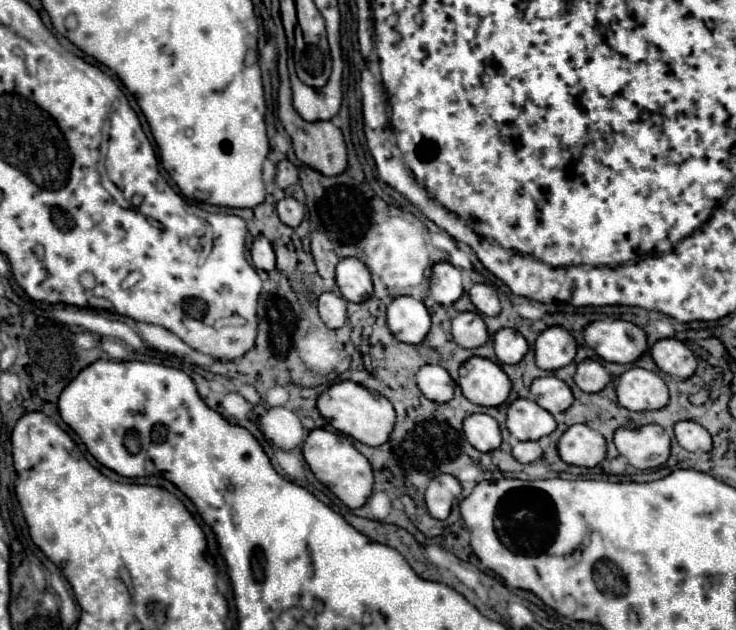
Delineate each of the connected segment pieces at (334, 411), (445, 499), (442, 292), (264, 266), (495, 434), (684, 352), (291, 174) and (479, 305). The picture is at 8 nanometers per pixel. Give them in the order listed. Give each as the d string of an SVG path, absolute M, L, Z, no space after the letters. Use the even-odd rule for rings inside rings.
M354 381L334 383L328 391L324 391L318 397L318 411L334 429L354 437L356 441L372 445L372 447L384 445L396 423L396 411L392 407L392 403L384 395L370 391Z
M438 475L426 489L426 505L432 517L446 519L452 511L454 499L462 493L462 485L452 475Z
M436 263L432 267L430 297L440 305L452 305L464 293L462 271L450 263Z
M258 235L254 239L254 245L252 245L250 253L252 253L252 263L254 263L256 269L272 271L276 267L276 257L274 257L272 243L264 235Z
M484 413L470 415L468 419L464 419L464 433L468 443L482 453L494 451L502 443L502 435L500 435L496 419Z
M678 339L658 341L652 347L652 357L664 373L676 375L680 379L688 379L696 371L696 365L698 365L694 353Z
M288 159L280 161L278 163L278 173L276 173L276 185L280 189L288 189L296 183L298 183L298 169Z
M474 285L468 291L468 295L480 313L484 313L484 315L498 315L500 313L498 293L490 285Z

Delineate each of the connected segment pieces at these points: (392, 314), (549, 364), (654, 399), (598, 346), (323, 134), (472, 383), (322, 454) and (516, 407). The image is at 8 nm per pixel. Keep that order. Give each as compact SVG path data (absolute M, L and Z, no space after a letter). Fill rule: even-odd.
M396 297L388 305L388 329L402 343L422 343L422 339L430 331L430 325L432 321L428 309L414 297Z
M548 327L534 345L536 365L544 371L566 367L576 357L576 339L564 327Z
M634 367L616 383L618 403L630 411L656 411L668 405L668 385L654 371Z
M594 321L584 329L584 341L612 363L634 363L648 349L646 333L628 321Z
M282 123L292 137L296 157L322 175L340 175L348 167L342 131L332 123Z
M470 357L462 365L458 383L468 401L484 407L502 405L512 389L512 383L502 367L484 357Z
M314 429L310 431L308 439L304 441L304 459L308 463L308 467L312 469L312 473L330 487L330 491L350 509L362 507L366 503L366 499L372 493L372 485L374 485L374 473L372 467L368 463L368 459L342 435L336 435L332 431L326 429Z
M516 399L506 415L508 431L520 441L538 441L556 429L556 419L530 399Z

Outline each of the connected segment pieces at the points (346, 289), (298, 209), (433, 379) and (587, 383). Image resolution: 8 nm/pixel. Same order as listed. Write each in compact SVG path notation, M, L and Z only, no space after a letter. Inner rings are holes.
M354 257L342 259L338 263L336 283L338 283L344 299L352 301L352 303L366 301L374 291L368 267L360 259L354 259Z
M288 195L278 203L278 215L280 221L286 223L288 227L298 227L304 219L304 205Z
M424 365L416 373L416 381L420 391L436 403L448 403L454 397L456 383L452 381L450 373L442 365Z
M584 359L578 365L574 381L576 381L576 385L582 391L586 391L586 393L598 393L598 391L602 391L610 383L610 375L608 375L608 371L604 369L604 365L600 361Z

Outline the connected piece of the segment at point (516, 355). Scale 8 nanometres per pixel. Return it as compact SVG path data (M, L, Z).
M500 329L494 335L494 351L500 363L520 363L528 353L528 343L516 329Z

